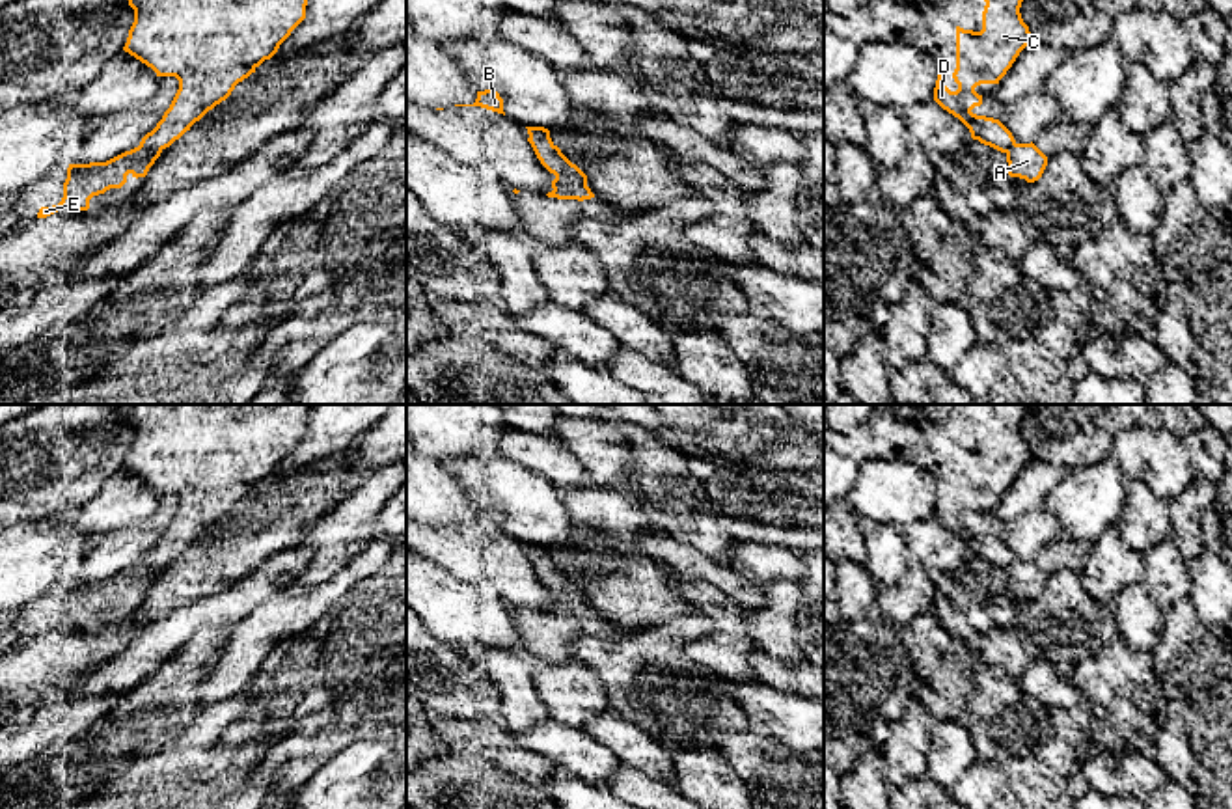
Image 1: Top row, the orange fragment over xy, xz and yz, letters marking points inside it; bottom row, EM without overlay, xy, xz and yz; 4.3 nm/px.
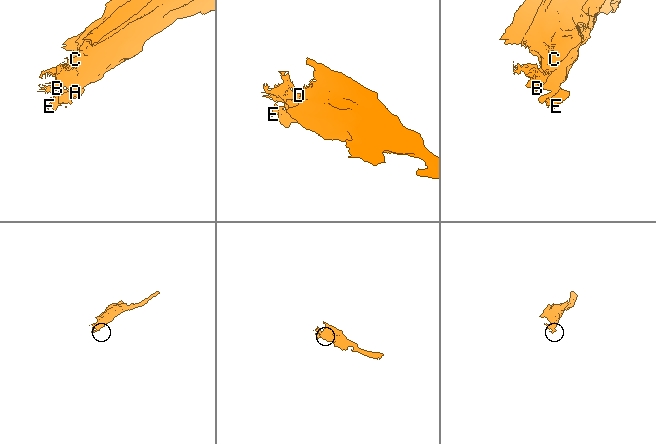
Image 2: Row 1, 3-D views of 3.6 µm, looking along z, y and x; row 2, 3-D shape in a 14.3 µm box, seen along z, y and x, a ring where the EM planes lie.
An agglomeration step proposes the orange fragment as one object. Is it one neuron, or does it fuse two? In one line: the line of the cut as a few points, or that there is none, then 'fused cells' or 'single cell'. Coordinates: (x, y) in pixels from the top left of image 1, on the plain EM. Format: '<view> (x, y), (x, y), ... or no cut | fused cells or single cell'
xz (556, 591), (574, 595), (586, 603) | fused cells

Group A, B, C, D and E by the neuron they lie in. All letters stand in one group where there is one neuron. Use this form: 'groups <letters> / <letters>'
groups A E / B C D

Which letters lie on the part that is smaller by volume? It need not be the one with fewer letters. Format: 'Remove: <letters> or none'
Remove: A, E

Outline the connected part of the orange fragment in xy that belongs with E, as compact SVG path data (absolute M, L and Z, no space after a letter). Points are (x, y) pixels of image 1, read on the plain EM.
M138 563L106 580L69 582L63 615L58 623L41 624L37 636L47 636L62 626L88 628L93 613L121 606L127 593L145 595L162 567Z

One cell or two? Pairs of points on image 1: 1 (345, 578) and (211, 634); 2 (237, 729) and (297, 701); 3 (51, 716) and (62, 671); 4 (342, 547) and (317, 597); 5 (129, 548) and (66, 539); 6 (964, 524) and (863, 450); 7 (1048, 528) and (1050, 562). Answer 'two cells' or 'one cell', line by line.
1: two cells
2: one cell
3: two cells
4: two cells
5: two cells
6: one cell
7: two cells

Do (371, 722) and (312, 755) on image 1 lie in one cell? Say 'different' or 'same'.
same

